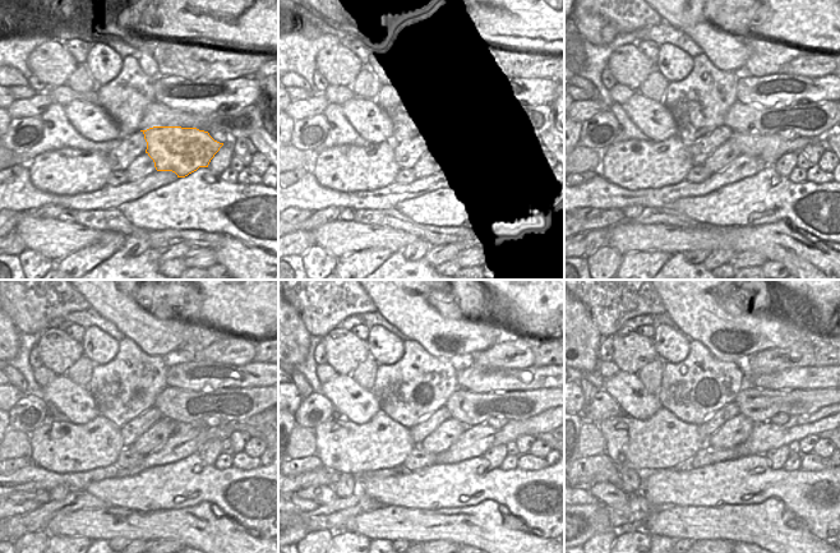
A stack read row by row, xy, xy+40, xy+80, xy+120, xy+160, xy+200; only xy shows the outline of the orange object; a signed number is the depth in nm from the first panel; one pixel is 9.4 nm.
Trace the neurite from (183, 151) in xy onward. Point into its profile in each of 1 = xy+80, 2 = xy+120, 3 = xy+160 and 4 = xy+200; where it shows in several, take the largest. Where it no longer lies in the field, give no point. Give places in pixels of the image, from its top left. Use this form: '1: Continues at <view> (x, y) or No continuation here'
1: Continues at xy+80 (770, 148)
2: Continues at xy+120 (235, 427)
3: Continues at xy+160 (536, 436)
4: Continues at xy+200 (824, 434)

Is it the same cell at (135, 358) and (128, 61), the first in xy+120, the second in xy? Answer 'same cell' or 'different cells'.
same cell

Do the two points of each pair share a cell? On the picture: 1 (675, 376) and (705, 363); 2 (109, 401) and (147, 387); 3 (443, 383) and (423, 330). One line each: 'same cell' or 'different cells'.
1: same cell
2: same cell
3: different cells

